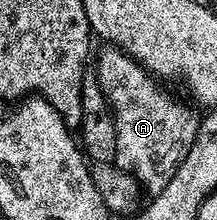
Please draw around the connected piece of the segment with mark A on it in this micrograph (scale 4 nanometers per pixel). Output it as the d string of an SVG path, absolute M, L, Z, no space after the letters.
M102 48L98 54L98 70L96 77L104 96L110 102L110 111L114 113L116 124L116 156L113 165L128 172L143 187L150 189L151 195L159 194L176 176L176 168L180 168L180 160L188 156L192 148L192 140L196 140L196 128L199 115L193 114L182 102L177 102L170 94L161 90L159 79L149 74L145 68L138 65L130 55L117 48Z

